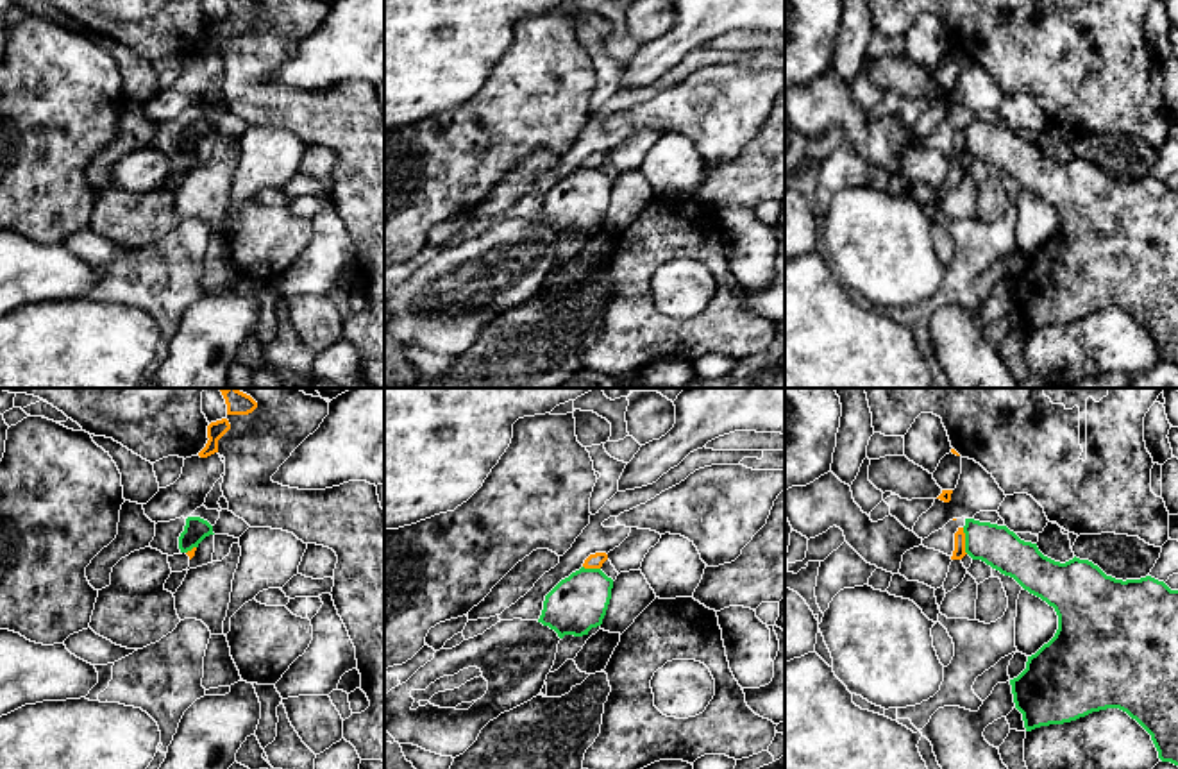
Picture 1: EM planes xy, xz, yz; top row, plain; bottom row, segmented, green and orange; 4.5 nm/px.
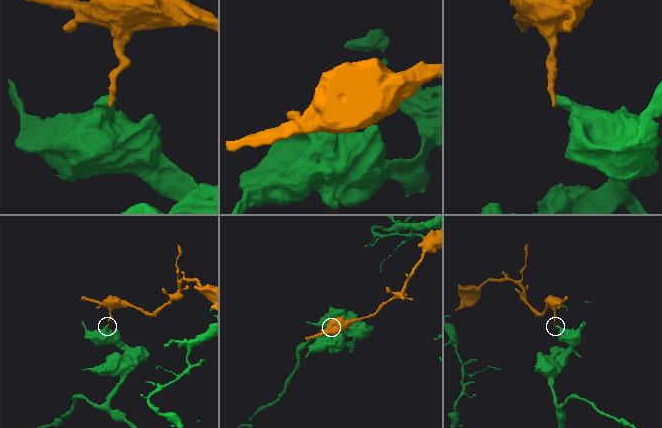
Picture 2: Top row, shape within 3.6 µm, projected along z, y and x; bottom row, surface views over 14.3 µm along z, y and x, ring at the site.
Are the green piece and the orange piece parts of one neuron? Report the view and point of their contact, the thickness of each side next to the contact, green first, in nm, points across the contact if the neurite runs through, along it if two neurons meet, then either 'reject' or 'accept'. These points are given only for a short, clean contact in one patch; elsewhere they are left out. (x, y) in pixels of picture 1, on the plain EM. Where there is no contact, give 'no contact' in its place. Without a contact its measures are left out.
contact yz (966, 140); calibres 190 and 60 nm; reject

